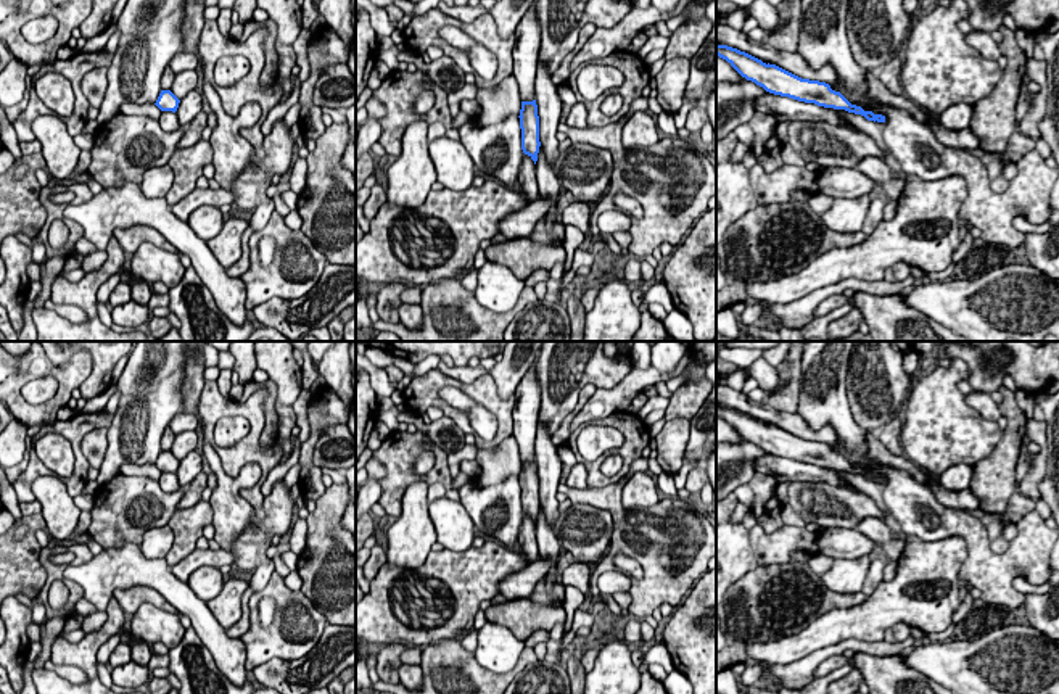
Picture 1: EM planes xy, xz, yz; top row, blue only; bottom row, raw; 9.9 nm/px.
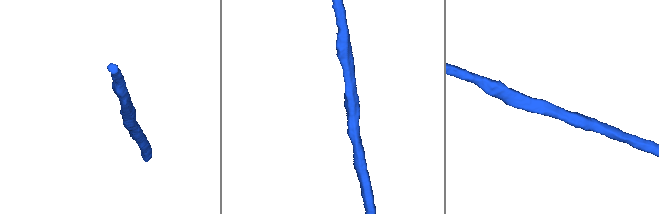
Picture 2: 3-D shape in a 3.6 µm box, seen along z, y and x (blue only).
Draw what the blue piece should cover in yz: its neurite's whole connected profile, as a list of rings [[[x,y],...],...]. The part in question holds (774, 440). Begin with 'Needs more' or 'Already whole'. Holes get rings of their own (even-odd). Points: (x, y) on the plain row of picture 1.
Already whole. [[[716,406],[716,415],[726,420],[742,438],[755,443],[769,454],[814,464],[824,469],[845,470],[848,473],[861,475],[867,481],[885,483],[885,477],[851,465],[840,452],[832,451],[826,443],[801,440],[776,425],[766,425],[761,420],[727,406]]]

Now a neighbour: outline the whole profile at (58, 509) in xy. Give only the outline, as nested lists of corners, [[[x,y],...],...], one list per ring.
[[[58,475],[39,477],[32,483],[32,493],[42,506],[40,514],[45,518],[50,538],[58,541],[69,539],[82,510],[74,504],[74,498],[69,496],[61,478]]]

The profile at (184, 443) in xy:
[[[195,430],[183,432],[175,435],[174,444],[171,448],[171,452],[182,461],[185,456],[188,456],[192,451],[195,451],[198,444],[198,435]]]

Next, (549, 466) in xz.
[[[538,422],[534,440],[534,461],[539,477],[539,502],[550,527],[558,517],[558,483],[562,477],[562,461],[557,446],[542,422]]]

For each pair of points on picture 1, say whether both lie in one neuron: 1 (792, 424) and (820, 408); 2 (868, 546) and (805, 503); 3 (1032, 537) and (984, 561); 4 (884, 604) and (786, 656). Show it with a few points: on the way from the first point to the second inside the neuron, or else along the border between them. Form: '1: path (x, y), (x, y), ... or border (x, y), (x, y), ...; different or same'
1: border (795, 413), (813, 429), (831, 425), (836, 438); different
2: border (855, 527), (828, 527), (823, 530); different
3: path (1021, 548), (1008, 561), (995, 561); same
4: path (860, 622), (836, 625), (810, 640); same

